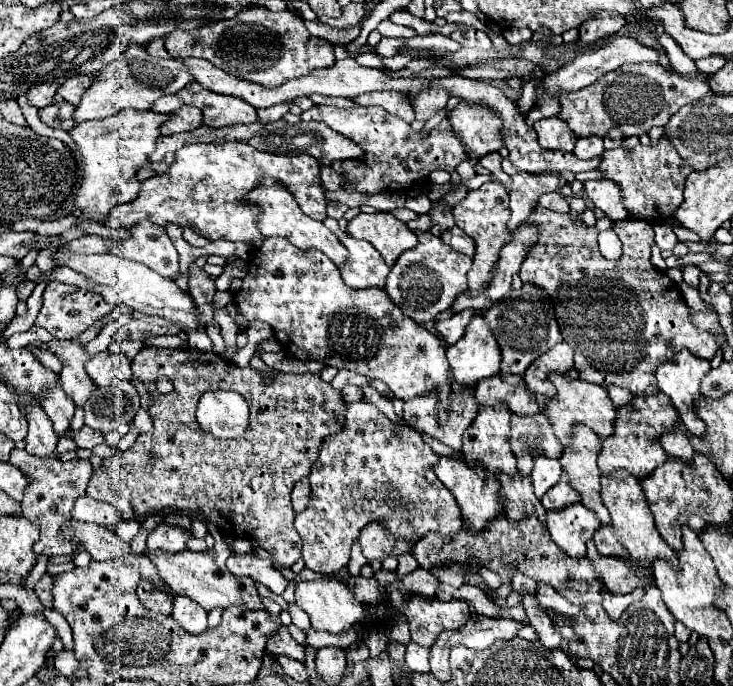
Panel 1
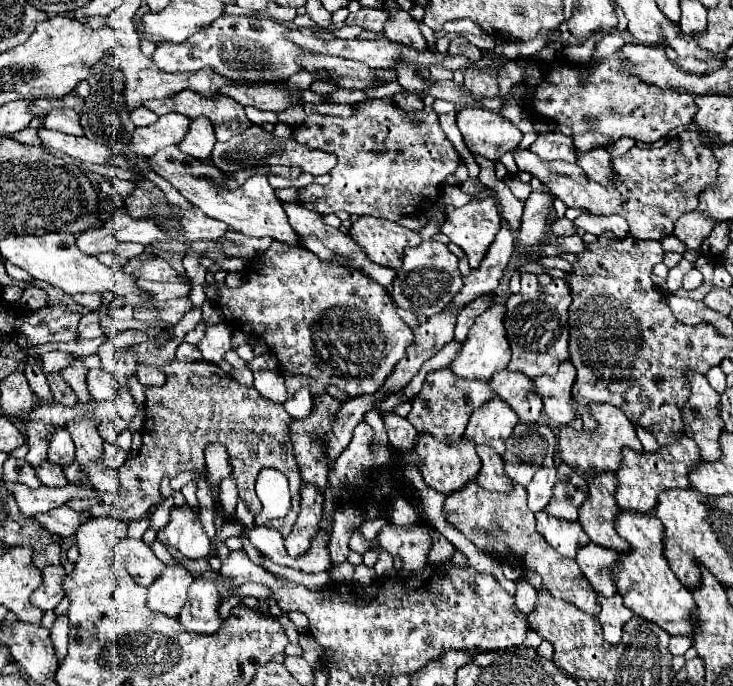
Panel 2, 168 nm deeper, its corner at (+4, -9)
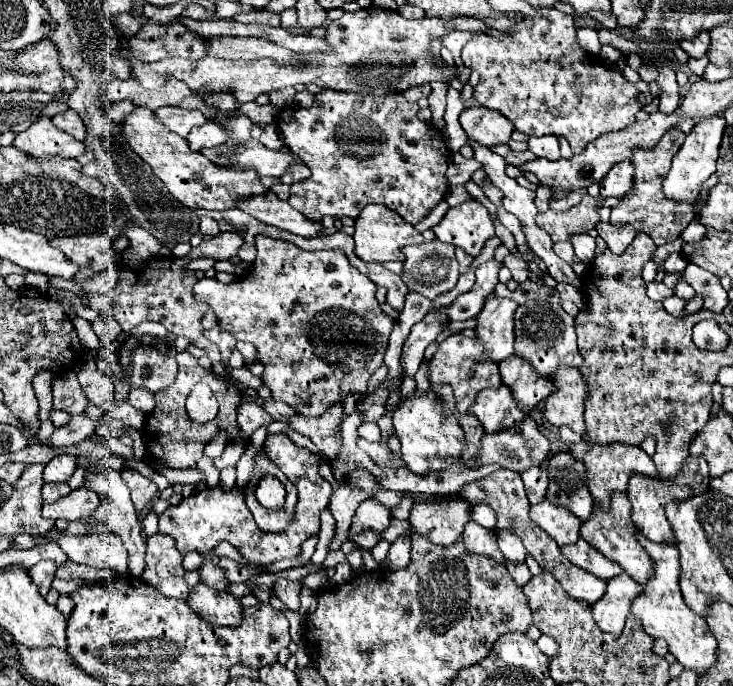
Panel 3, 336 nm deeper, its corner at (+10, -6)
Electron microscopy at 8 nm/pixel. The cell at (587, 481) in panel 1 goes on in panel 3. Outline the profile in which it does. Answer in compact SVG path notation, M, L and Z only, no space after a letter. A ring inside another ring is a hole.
M612 495L612 509L600 511L600 507L594 507L592 517L582 523L580 537L584 541L588 541L592 547L596 547L596 551L600 551L606 559L618 563L640 585L644 585L654 575L654 561L636 539L638 527L634 525L634 521L630 517L630 509L632 507L630 507L630 501L626 495Z

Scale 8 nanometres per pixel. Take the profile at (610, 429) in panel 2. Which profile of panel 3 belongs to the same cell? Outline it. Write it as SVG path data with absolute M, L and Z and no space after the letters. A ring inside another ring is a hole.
M578 443L570 447L570 453L584 461L586 469L588 469L588 489L594 497L594 501L598 503L598 507L602 511L610 511L610 497L612 493L626 493L628 489L628 481L632 475L648 475L648 477L658 477L656 475L656 465L652 461L652 457L648 457L640 447L634 445L624 445L624 443L610 443L610 445L586 445L586 443Z

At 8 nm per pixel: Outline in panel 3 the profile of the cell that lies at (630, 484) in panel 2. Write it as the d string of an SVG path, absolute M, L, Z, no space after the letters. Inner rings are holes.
M688 457L682 471L672 477L672 479L646 479L644 475L632 475L630 483L628 483L628 499L632 503L632 519L636 523L636 527L640 529L640 533L656 543L668 543L668 545L676 545L676 537L674 531L666 519L666 505L672 501L684 501L688 497L700 495L704 491L708 491L708 483L710 483L710 475L708 475L708 463L700 457Z

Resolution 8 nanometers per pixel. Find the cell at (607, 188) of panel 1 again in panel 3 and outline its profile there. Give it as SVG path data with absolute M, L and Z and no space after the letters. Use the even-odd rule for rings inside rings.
M600 223L598 229L598 235L606 241L608 249L612 253L624 253L624 249L634 241L636 237L636 231L630 229L630 227L616 227L612 223Z

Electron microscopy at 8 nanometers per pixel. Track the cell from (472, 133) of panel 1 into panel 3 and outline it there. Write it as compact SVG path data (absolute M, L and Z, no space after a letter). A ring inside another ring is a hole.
M468 107L460 113L460 125L472 141L478 141L486 147L508 143L514 131L514 125L498 111L488 107Z

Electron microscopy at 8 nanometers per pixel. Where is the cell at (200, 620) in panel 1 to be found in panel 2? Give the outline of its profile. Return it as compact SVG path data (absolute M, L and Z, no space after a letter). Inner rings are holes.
M194 580L188 588L188 602L180 612L180 624L194 634L214 634L222 622L218 618L218 606L224 594L216 584Z

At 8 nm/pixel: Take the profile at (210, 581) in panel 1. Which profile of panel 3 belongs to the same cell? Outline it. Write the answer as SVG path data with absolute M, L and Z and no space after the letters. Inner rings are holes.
M60 535L58 545L78 565L88 565L96 569L116 569L124 575L128 573L128 555L118 535Z

